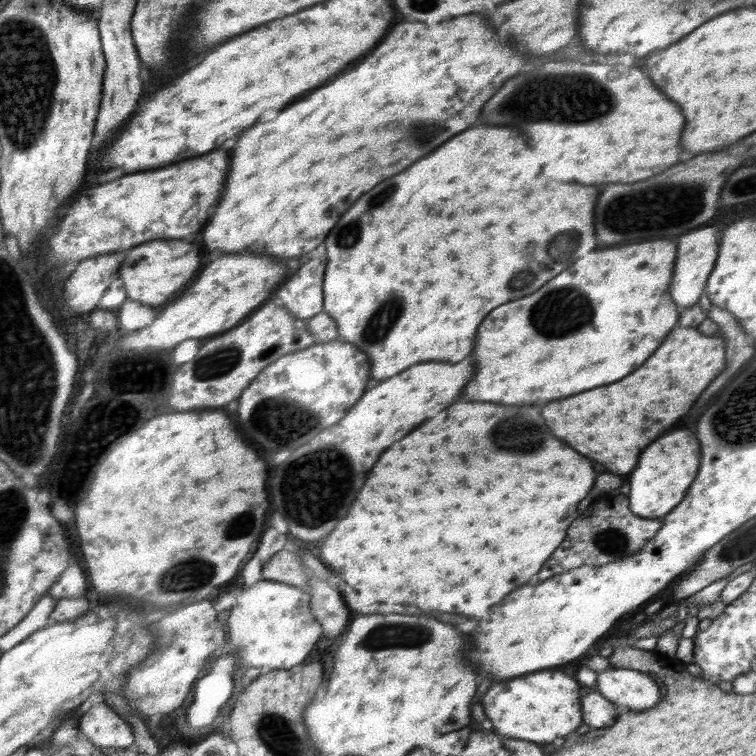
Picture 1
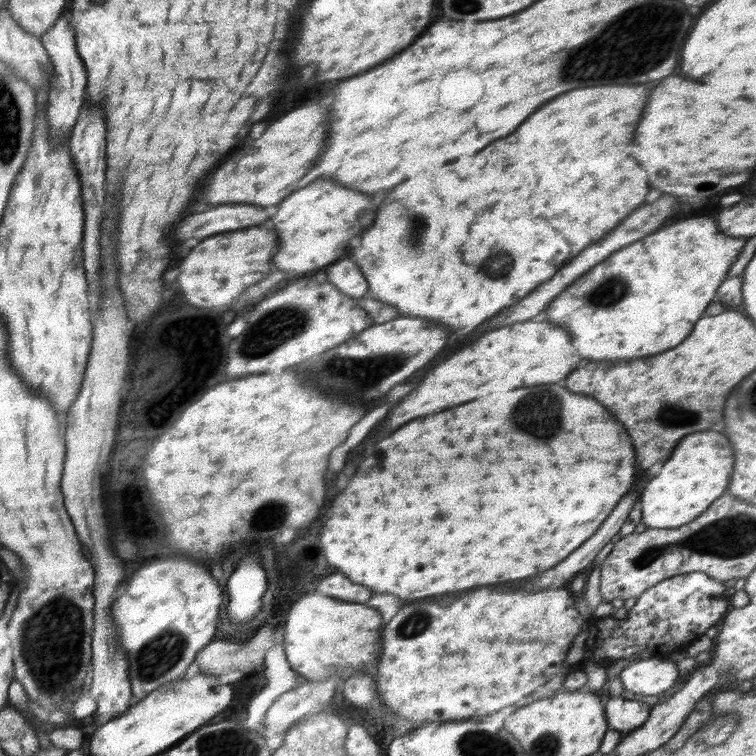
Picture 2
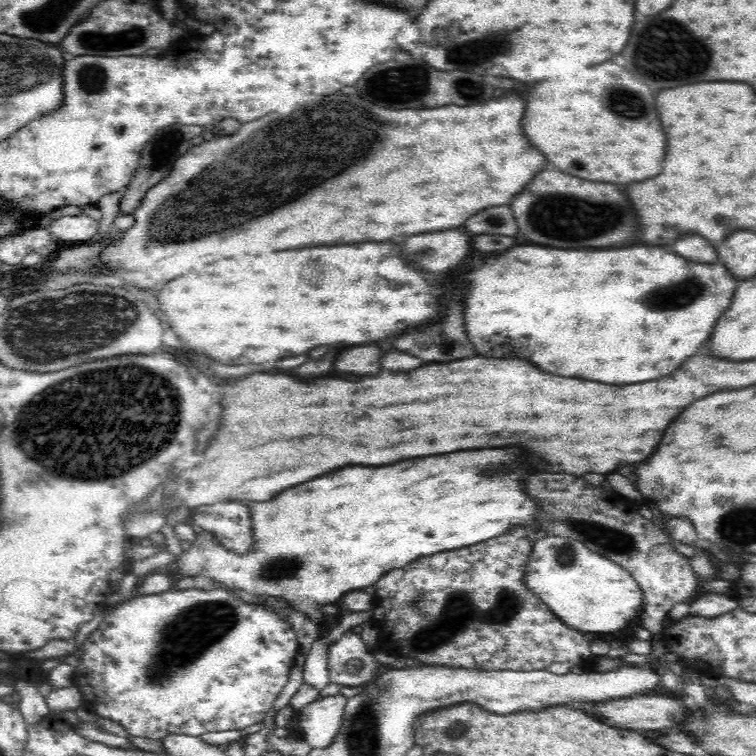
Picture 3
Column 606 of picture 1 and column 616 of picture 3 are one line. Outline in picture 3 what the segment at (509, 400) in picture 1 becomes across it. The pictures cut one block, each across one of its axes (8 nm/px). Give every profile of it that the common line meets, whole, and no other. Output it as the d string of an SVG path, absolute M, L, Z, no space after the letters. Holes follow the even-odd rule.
M516 246L510 248L504 256L488 260L482 268L466 274L468 294L466 294L466 330L468 338L476 352L486 358L526 358L544 372L558 376L576 376L584 380L598 380L608 384L636 384L646 380L656 380L660 376L670 374L680 368L682 362L694 356L700 350L700 344L710 338L718 318L732 304L732 296L736 292L737 278L722 263L698 263L666 250L662 246L630 246L618 250L562 250L562 248L544 248L544 246Z

